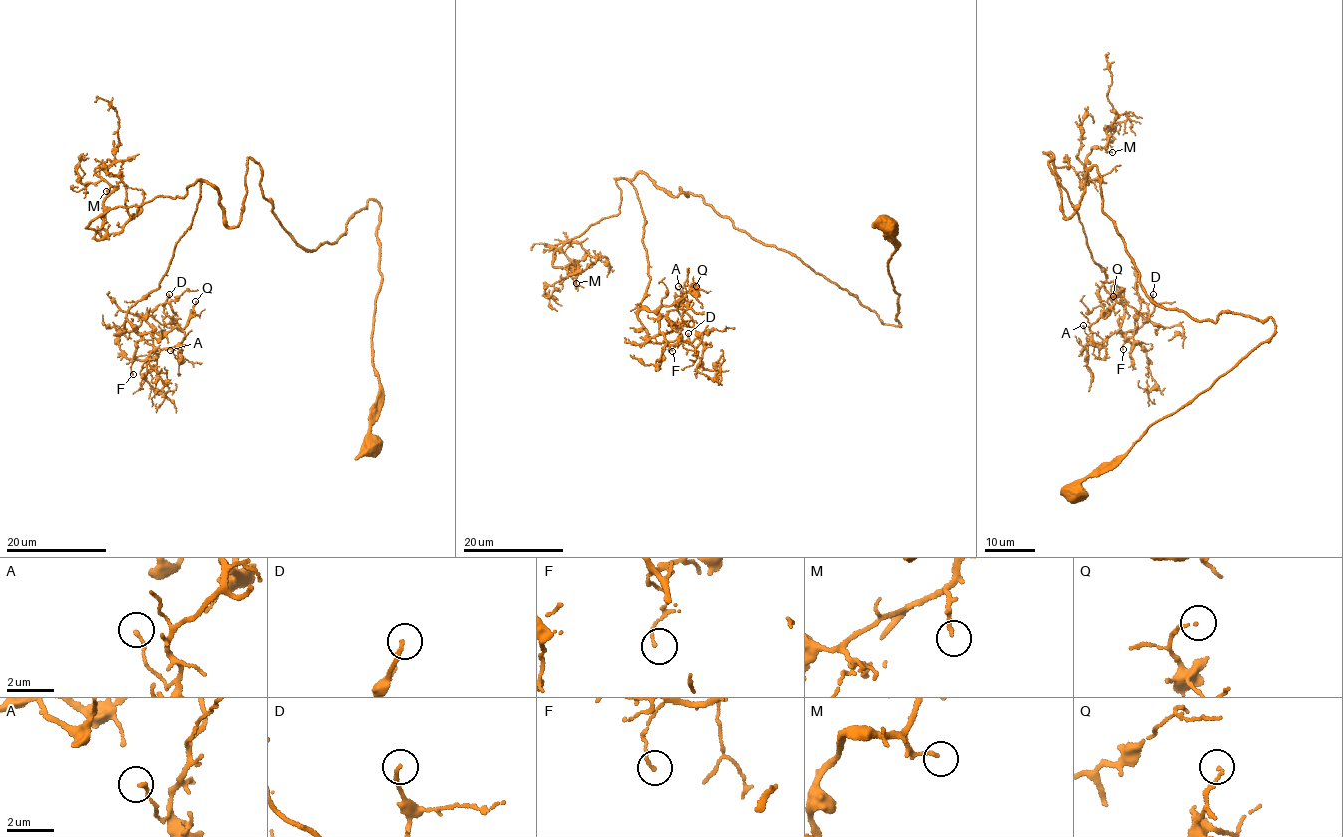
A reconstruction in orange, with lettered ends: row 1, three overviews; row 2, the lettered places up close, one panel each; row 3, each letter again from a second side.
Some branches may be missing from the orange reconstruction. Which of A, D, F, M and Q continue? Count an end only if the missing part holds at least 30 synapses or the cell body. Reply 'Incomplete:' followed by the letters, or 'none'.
Incomplete: M

